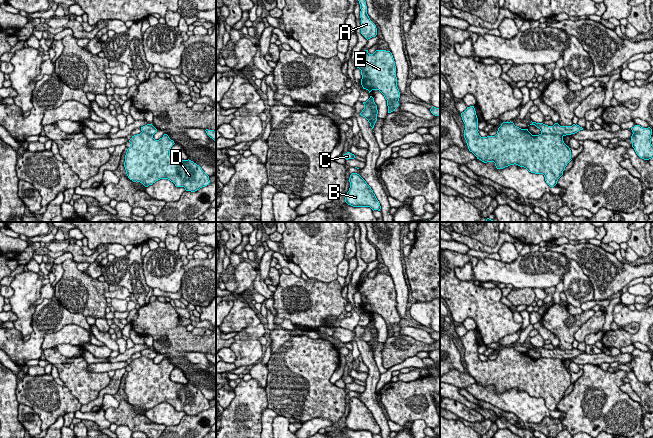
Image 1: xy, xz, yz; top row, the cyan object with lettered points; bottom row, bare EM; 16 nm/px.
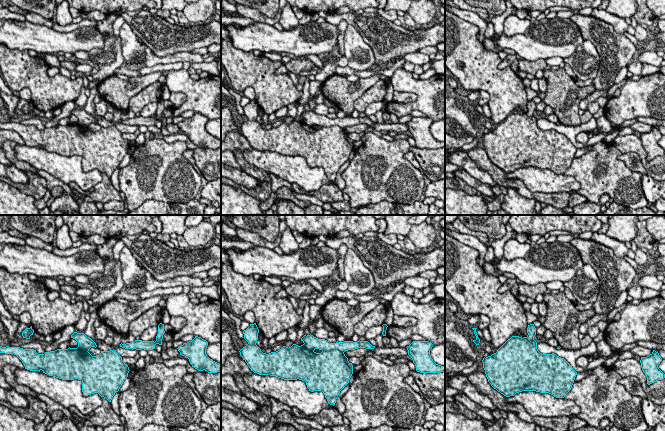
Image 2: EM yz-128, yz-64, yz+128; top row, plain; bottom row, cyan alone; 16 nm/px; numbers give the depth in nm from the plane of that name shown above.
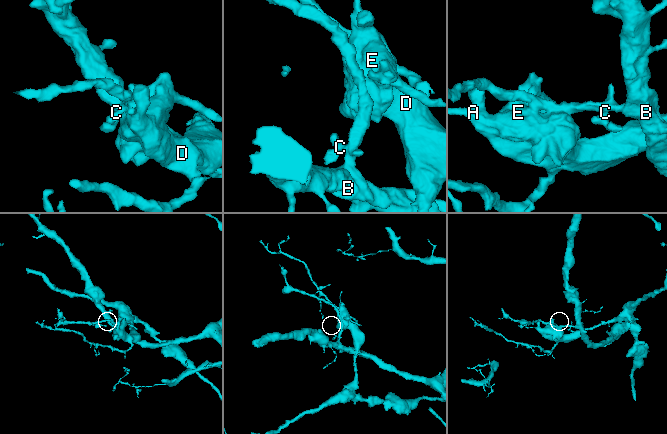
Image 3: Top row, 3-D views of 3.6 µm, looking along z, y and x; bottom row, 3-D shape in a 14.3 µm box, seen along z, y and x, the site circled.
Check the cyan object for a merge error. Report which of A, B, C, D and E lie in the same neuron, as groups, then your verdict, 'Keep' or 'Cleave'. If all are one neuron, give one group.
Groups: A D E / B C. Cleave

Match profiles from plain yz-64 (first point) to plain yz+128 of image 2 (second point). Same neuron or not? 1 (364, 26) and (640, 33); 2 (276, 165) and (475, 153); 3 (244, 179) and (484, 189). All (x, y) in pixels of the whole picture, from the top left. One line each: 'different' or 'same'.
1: different
2: different
3: same

